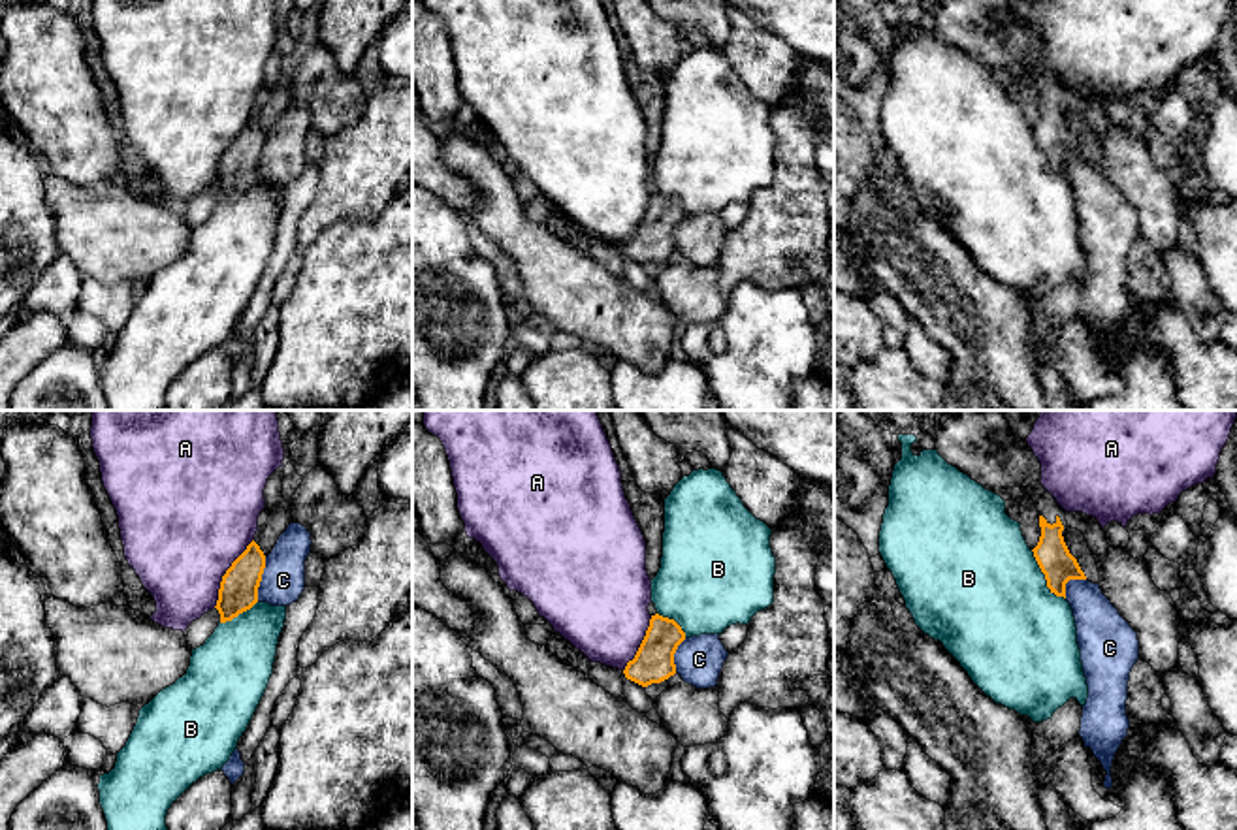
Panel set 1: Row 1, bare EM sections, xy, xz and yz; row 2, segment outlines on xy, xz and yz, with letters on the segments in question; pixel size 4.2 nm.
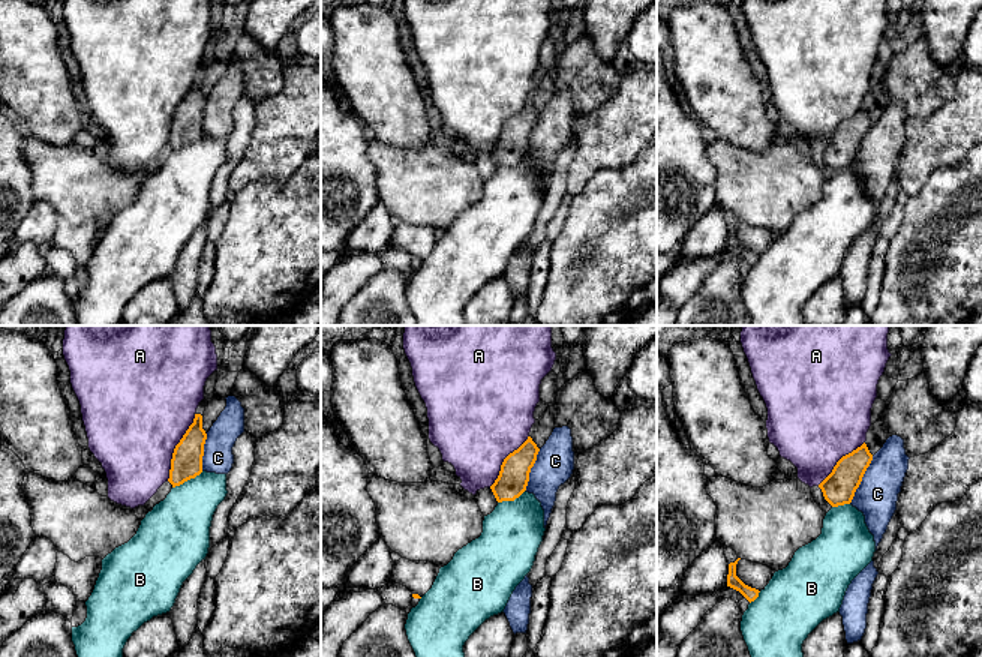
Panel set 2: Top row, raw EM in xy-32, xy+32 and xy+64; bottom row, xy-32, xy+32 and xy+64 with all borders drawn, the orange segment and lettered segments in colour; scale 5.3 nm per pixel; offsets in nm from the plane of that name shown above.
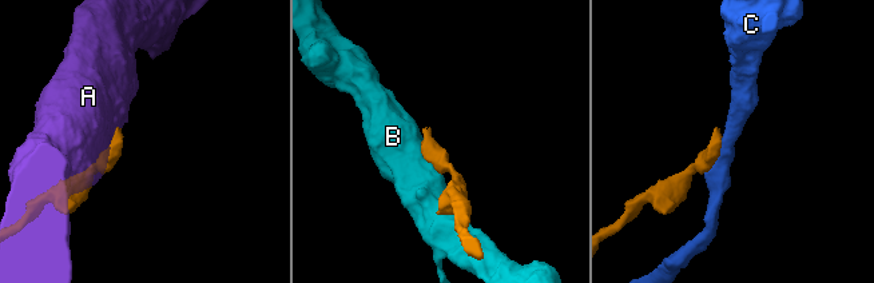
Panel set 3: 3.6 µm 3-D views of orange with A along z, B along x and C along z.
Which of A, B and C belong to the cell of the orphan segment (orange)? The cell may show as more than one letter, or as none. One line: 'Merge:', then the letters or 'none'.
Merge: none

